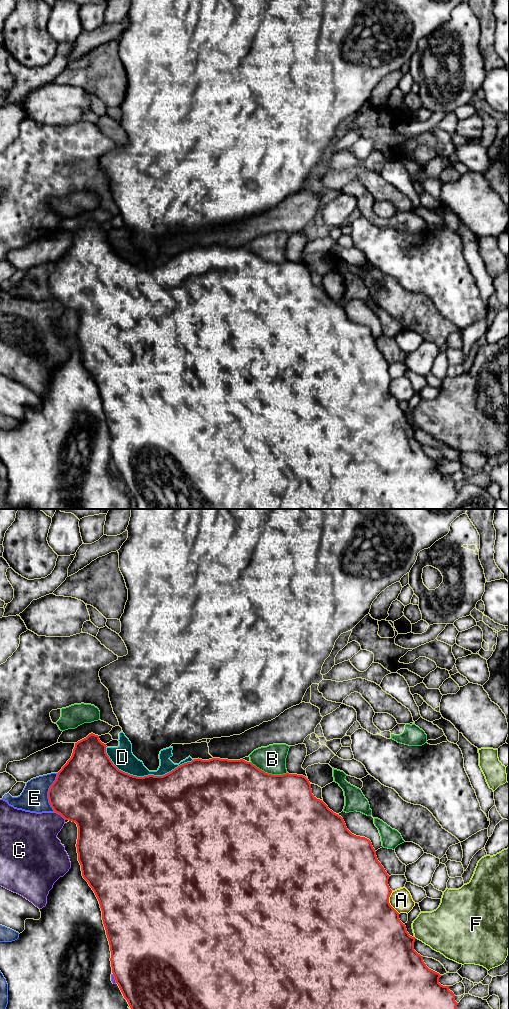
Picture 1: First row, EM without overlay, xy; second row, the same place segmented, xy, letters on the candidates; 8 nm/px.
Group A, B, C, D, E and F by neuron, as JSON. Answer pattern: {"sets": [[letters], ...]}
{"sets": [["A"], ["B"], ["C"], ["D", "E"], ["F"]]}

